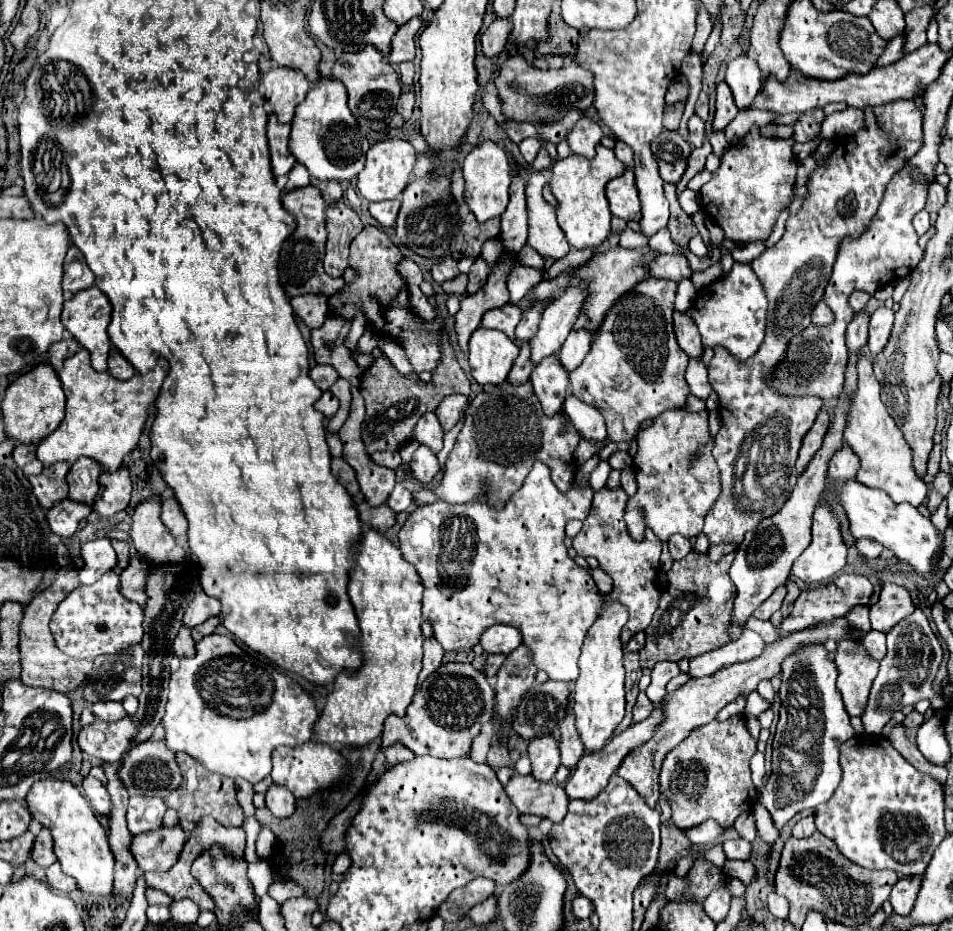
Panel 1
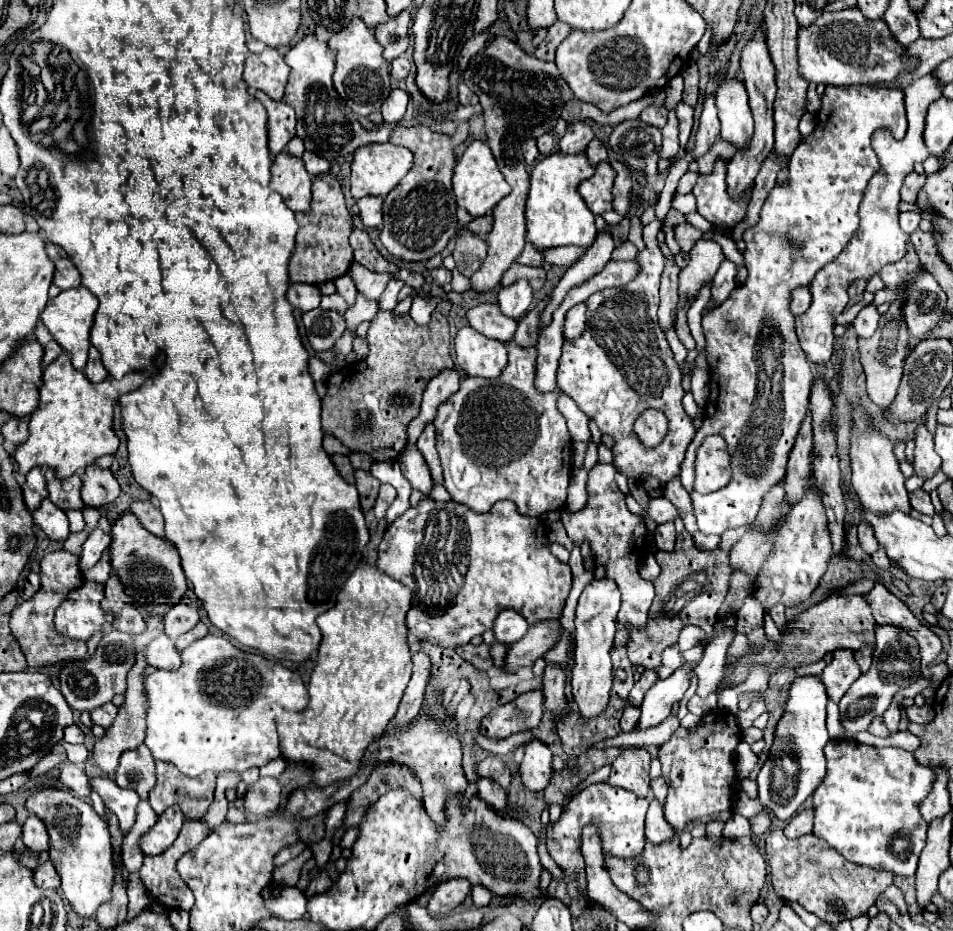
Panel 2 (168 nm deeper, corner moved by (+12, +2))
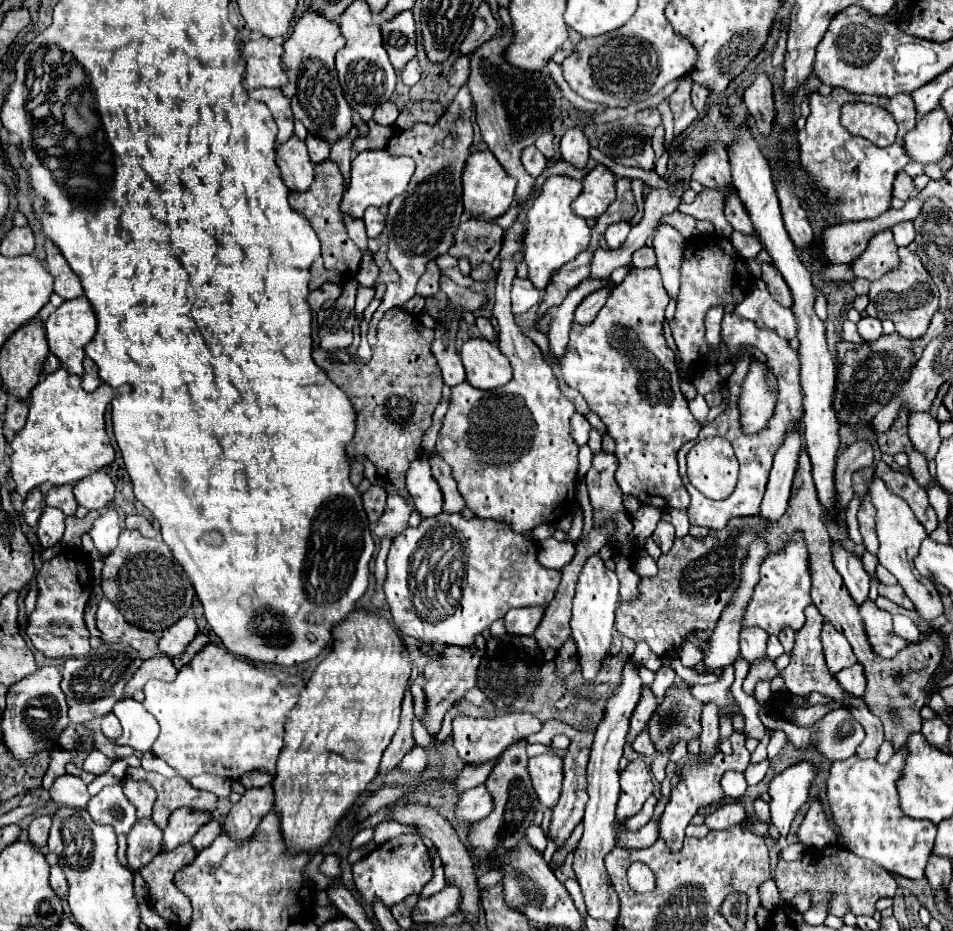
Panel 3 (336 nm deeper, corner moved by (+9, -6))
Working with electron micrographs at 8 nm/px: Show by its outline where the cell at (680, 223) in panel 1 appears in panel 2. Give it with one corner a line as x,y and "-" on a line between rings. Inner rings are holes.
682,223
675,229
675,239
678,242
681,251
688,253
694,244
702,237
703,232
694,228
689,223

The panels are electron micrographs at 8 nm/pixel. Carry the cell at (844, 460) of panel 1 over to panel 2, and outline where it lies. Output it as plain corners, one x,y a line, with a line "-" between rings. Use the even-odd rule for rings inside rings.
816,484
808,486
808,492
802,496
800,502
794,504
792,512
786,518
786,524
780,530
780,538
776,540
772,558
764,564
762,572
758,574
754,596
762,602
766,610
778,602
788,606
806,600
818,586
824,572
828,570
834,552
832,552
828,516
824,512
822,496
824,492

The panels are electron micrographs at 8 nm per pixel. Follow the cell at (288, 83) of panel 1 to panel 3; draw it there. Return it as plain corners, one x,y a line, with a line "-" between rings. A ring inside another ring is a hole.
257,36
243,44
241,58
245,60
247,90
255,88
283,88
287,84
285,70
281,68
283,44
277,38

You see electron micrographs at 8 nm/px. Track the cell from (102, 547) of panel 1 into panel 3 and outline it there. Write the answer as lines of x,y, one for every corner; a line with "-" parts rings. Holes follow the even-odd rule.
103,508
99,510
99,516
93,522
91,528
91,538
95,542
95,546
103,552
103,556
111,554
113,548
117,546
117,536
121,532
121,520
115,508

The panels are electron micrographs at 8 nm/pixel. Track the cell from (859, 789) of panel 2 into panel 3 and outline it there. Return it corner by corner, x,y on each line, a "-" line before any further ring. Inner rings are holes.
901,748
887,766
881,766
877,760
859,760
857,756
833,762
827,780
827,796
833,820
841,828
839,844
845,844
853,854
869,858
893,874
923,878
937,828
927,820
915,820
901,812
895,782
901,776
903,760
905,754

